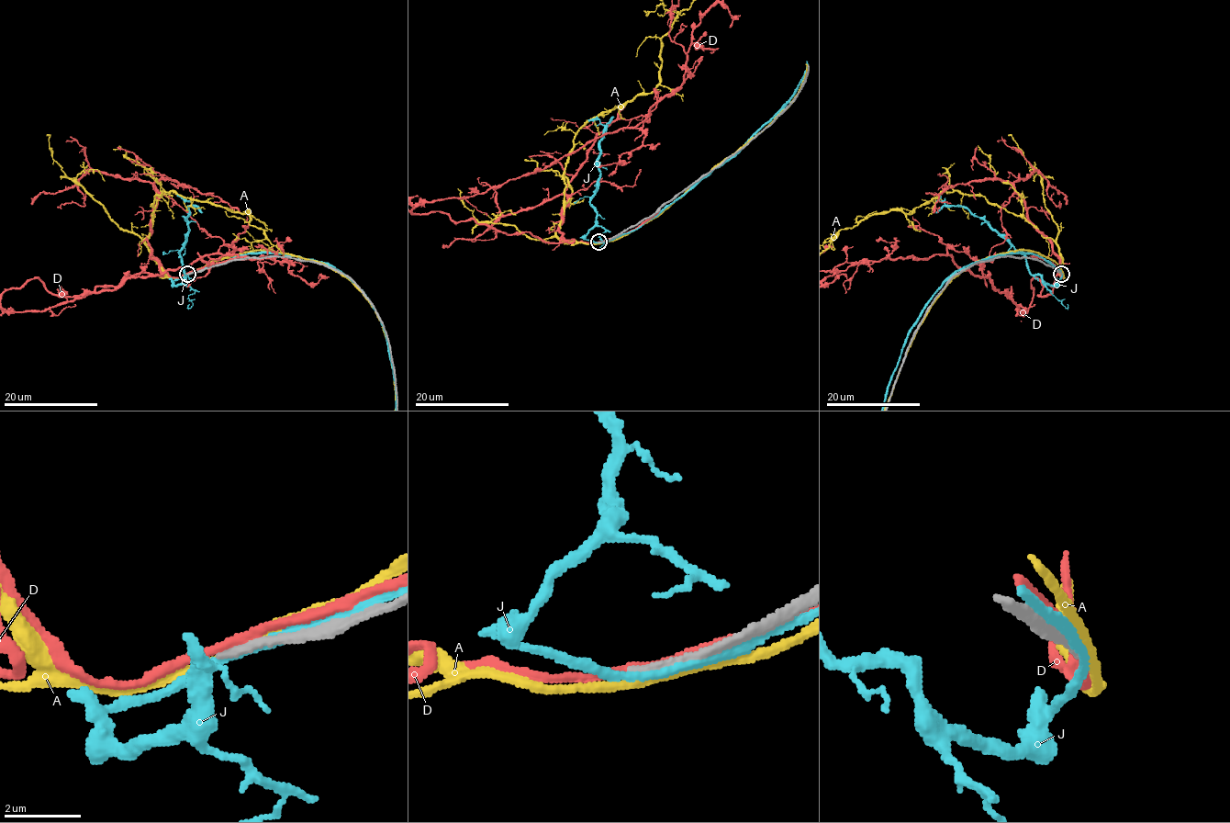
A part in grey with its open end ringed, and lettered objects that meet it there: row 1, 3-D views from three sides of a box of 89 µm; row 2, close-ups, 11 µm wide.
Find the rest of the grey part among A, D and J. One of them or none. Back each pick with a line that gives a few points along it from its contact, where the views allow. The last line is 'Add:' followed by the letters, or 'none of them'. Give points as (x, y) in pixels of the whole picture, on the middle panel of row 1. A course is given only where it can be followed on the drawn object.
Add: none of them

